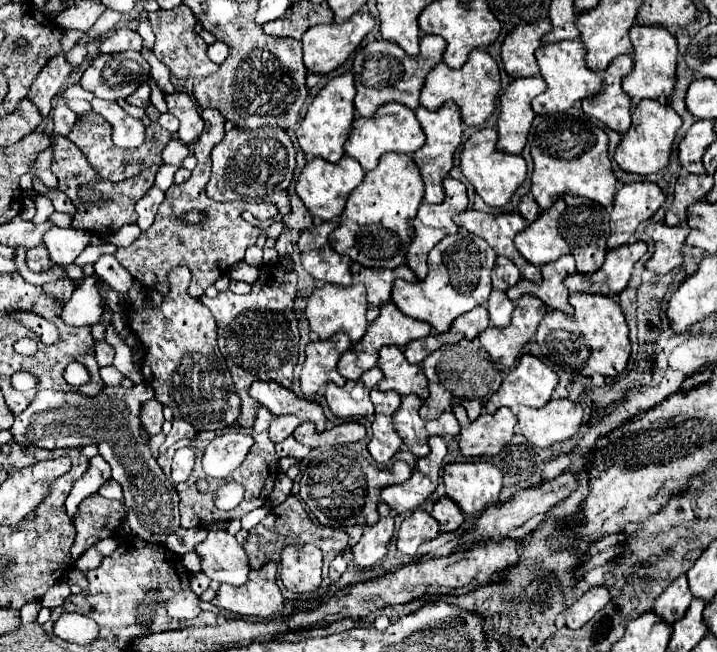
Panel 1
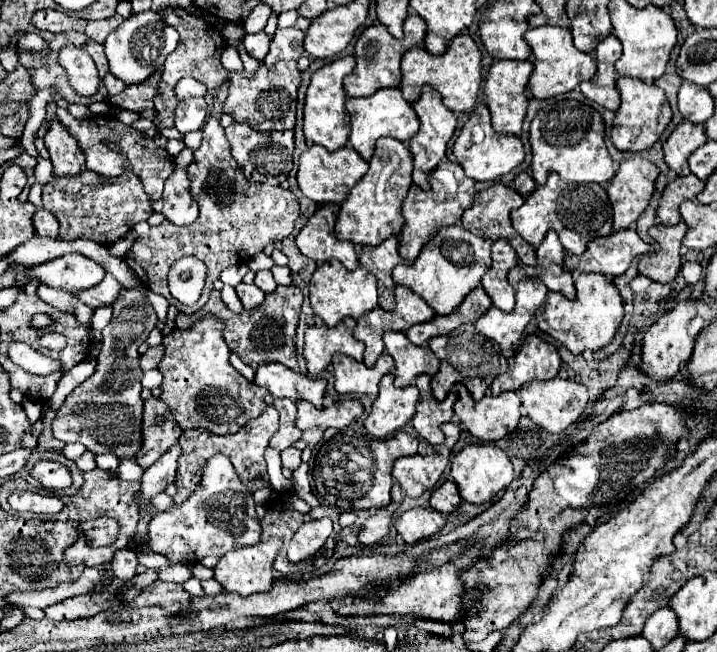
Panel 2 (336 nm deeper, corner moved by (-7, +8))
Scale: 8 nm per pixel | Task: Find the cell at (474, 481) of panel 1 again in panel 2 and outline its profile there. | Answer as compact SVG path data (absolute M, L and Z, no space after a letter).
M467 445L453 457L451 475L465 501L483 505L493 501L499 491L509 487L509 483L513 481L513 465L509 457L495 445Z

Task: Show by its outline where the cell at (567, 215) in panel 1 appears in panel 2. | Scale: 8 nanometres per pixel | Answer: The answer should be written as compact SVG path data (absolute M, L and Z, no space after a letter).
M551 173L543 187L537 187L525 203L511 213L511 223L515 231L535 249L541 245L547 231L555 229L559 241L563 243L565 251L579 255L587 249L587 243L595 237L603 237L611 233L613 225L613 209L605 189L597 183L581 183L581 185L565 185L559 181L557 173Z

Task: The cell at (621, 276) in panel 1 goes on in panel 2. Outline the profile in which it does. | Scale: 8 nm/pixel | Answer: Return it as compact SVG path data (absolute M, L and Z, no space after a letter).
M625 229L611 233L609 237L593 239L581 257L567 257L563 267L573 275L601 273L613 279L623 275L635 257L649 251L653 251L653 245L645 243L633 229Z

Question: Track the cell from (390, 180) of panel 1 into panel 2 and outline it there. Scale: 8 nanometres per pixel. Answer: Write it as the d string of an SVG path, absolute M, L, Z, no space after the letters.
M379 139L375 153L369 161L369 171L361 179L357 187L351 189L347 201L341 205L335 235L343 241L351 241L355 245L379 245L387 237L401 233L405 221L401 213L401 205L413 185L411 181L413 157L405 143L397 139Z

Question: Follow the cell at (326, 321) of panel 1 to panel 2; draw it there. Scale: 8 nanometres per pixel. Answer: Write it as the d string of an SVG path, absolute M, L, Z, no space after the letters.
M329 259L313 273L309 281L309 297L315 315L319 315L325 321L325 325L333 327L345 317L359 319L377 307L377 281L363 267L357 267L355 271L347 271L339 261Z

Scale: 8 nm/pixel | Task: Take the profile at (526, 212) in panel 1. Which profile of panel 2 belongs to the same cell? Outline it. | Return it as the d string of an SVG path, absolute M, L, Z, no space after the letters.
M521 171L521 173L515 177L513 185L515 185L517 193L519 193L523 199L527 199L527 197L537 189L537 183L533 181L533 177L531 177L527 171Z

